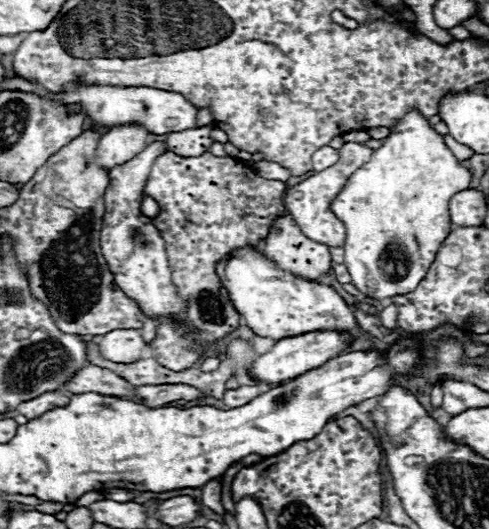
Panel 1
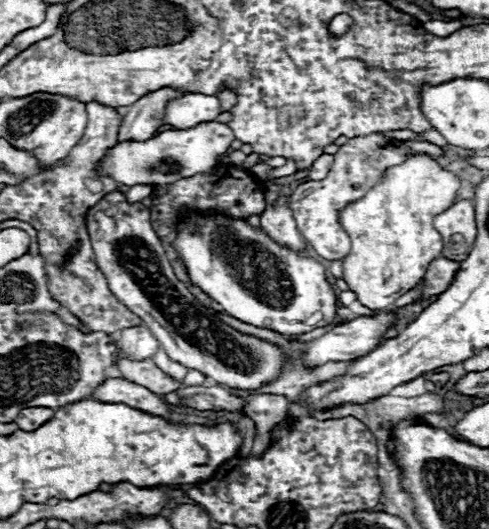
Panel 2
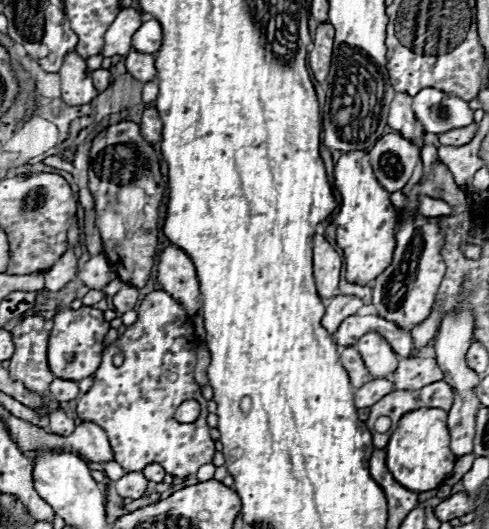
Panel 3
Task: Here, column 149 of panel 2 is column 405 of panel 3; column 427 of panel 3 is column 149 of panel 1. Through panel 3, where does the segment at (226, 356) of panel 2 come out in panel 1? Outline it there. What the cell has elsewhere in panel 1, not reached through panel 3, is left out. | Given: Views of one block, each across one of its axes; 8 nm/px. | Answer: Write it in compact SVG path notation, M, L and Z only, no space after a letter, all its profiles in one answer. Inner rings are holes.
M152 142L136 158L110 170L110 184L104 194L106 210L100 230L100 248L108 270L114 276L116 288L132 298L144 316L152 320L174 318L174 324L180 328L182 320L178 314L184 310L184 300L176 294L176 286L172 282L164 238L152 224L152 218L142 214L142 192L146 186L144 178L148 178L152 162L162 152L164 142Z

